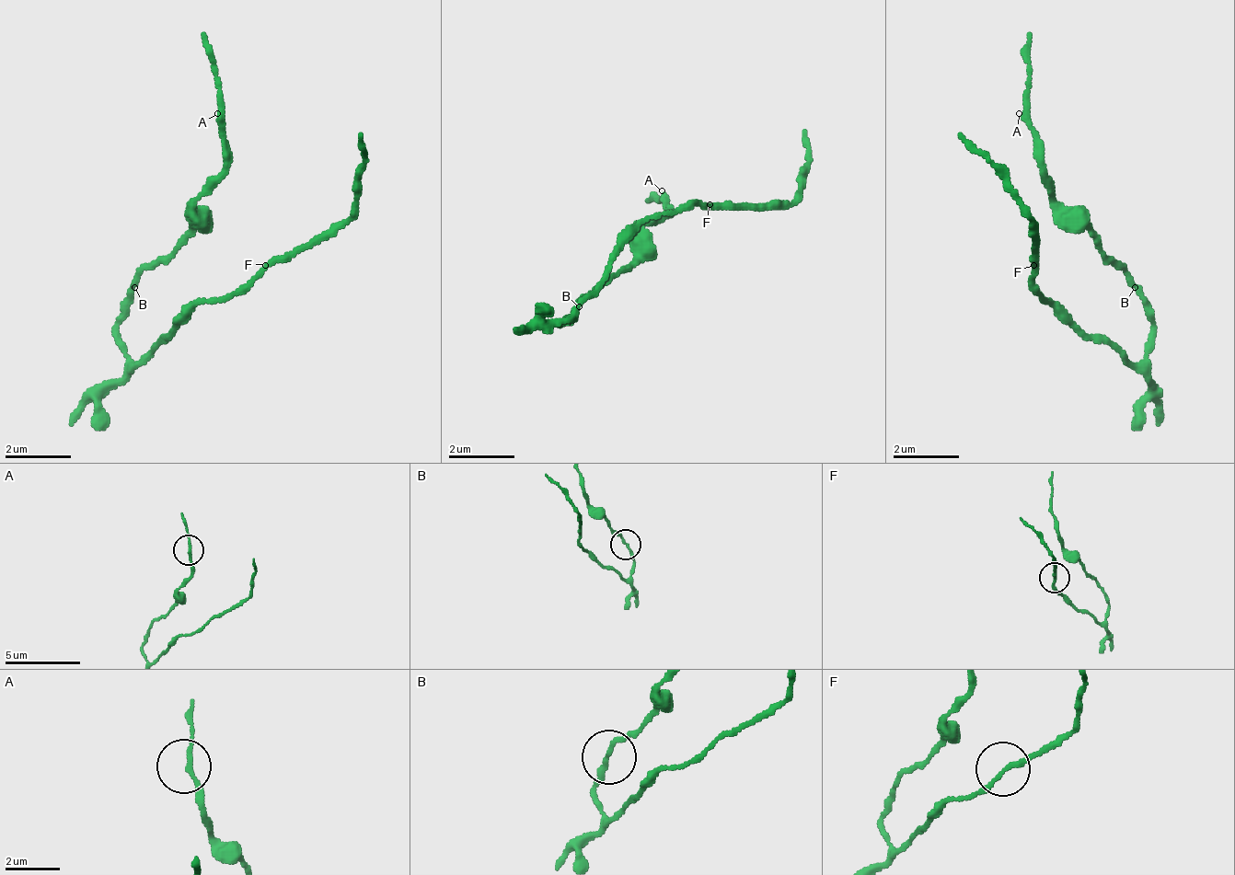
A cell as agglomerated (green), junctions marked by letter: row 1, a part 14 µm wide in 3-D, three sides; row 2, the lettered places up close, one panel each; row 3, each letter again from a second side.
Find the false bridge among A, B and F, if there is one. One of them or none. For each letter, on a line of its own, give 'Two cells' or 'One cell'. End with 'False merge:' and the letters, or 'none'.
A: One cell
B: One cell
F: Two cells
False merge: F

